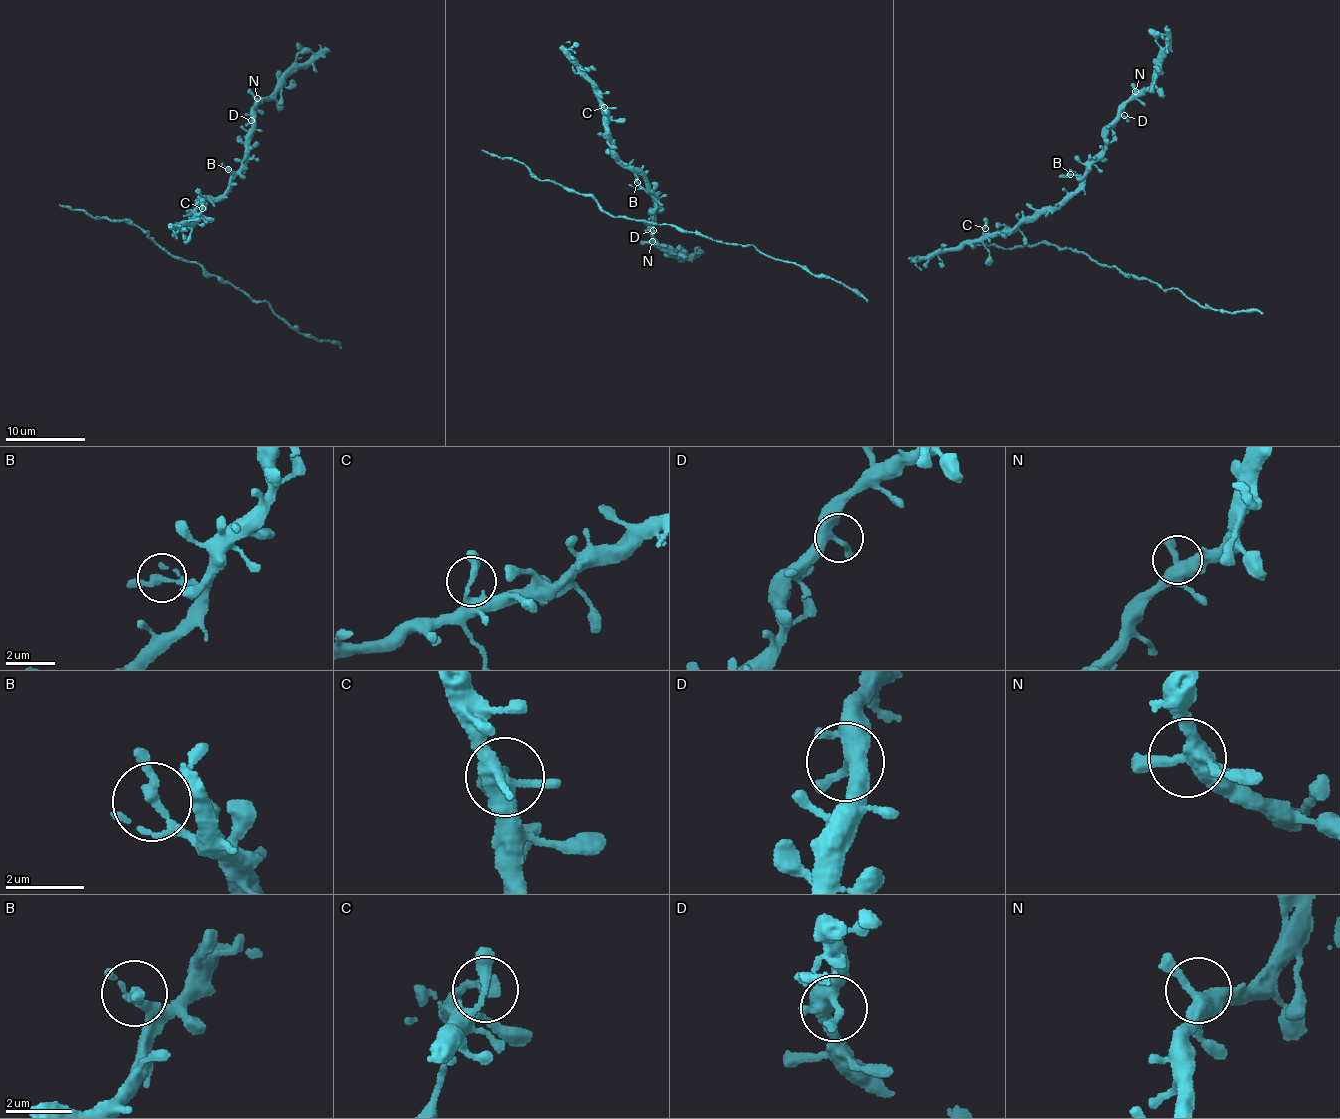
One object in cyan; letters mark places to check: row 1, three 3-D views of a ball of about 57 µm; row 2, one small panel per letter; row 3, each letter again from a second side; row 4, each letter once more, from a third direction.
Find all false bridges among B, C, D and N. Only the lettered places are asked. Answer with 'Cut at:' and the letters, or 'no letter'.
Cut at: no letter

